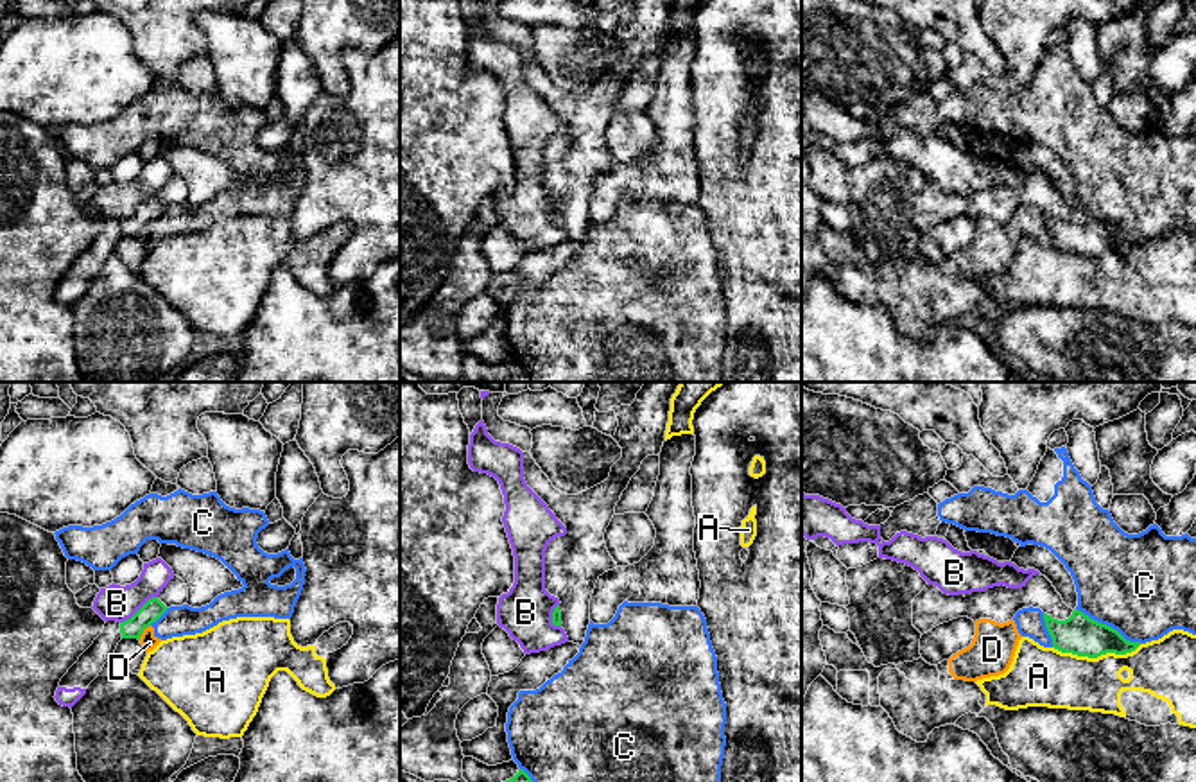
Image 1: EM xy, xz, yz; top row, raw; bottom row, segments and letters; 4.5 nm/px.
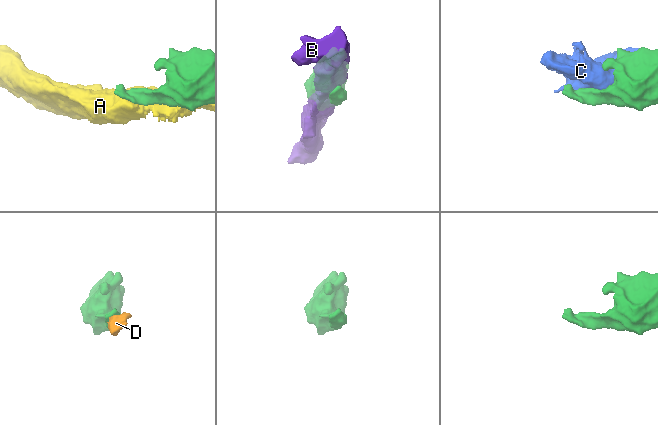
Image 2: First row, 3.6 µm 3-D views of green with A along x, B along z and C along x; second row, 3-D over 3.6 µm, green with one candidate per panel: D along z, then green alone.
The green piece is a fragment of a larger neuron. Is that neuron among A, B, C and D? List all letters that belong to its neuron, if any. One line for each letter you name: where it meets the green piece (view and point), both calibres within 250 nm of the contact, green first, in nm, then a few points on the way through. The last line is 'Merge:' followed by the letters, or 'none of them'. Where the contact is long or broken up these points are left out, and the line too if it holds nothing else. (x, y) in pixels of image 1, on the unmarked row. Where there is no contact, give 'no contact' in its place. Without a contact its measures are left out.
Merge: none of them

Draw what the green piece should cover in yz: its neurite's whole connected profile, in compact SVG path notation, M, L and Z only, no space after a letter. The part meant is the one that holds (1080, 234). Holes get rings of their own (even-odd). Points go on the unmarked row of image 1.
M1042 172L1033 174L1022 187L1001 183L959 194L943 192L938 185L927 181L913 197L913 224L923 233L958 215L968 215L974 221L992 217L1002 222L1011 219L1018 208L1029 204L1044 210L1053 246L1062 251L1097 256L1106 251L1126 253L1140 244L1140 240L1126 239L1117 228L1090 217L1083 210L1069 206Z

